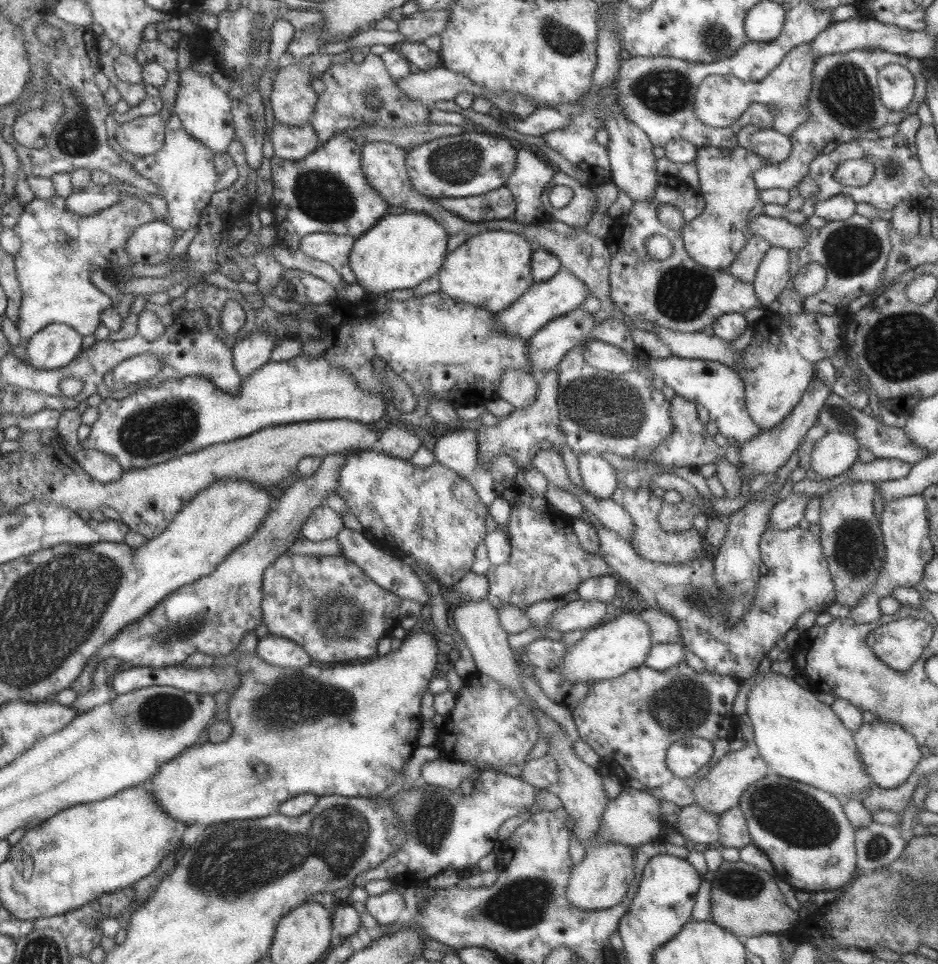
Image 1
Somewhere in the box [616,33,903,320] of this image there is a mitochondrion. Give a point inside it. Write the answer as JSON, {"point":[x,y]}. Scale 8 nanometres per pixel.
{"point":[845,94]}

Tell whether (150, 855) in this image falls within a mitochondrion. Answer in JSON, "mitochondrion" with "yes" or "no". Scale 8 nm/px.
{"mitochondrion":"no"}

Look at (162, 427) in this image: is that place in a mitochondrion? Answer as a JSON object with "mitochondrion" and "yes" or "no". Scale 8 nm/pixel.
{"mitochondrion":"yes"}

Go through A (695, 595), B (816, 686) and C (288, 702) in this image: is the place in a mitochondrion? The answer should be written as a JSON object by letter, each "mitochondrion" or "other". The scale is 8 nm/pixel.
{"A":"mitochondrion","B":"other","C":"mitochondrion"}

